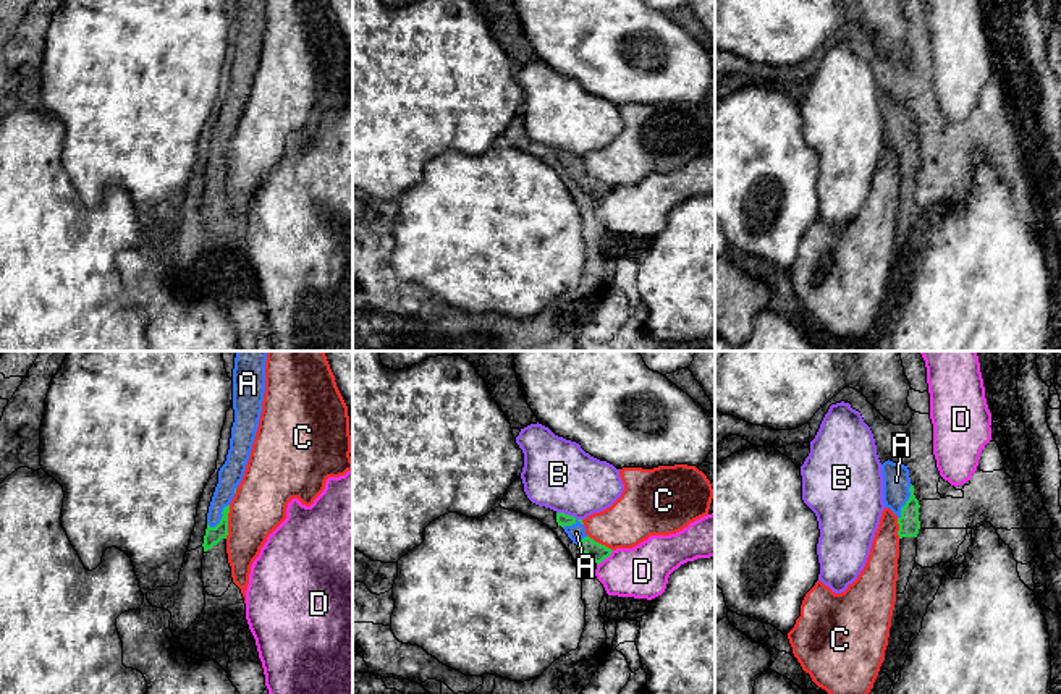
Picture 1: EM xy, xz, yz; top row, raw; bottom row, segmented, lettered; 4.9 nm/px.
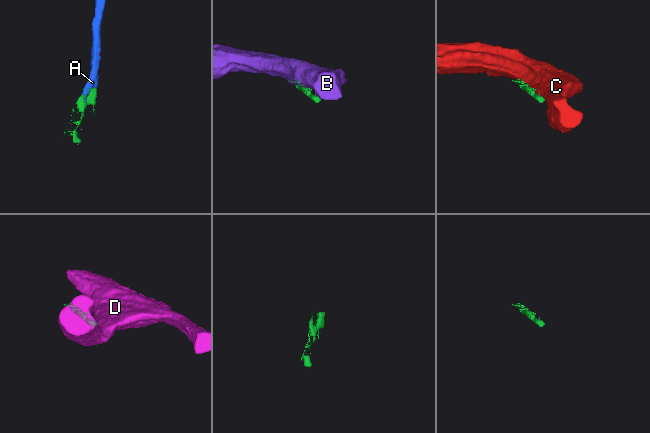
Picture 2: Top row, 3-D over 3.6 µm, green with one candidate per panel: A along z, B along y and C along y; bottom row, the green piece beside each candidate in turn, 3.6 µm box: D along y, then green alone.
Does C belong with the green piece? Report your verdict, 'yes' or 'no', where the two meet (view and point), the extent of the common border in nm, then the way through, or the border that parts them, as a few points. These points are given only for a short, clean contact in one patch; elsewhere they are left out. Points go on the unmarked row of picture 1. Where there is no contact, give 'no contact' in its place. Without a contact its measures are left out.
no; contact xy (227, 159); length 170 nm

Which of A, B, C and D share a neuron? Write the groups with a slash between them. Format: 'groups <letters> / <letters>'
groups A / B / C / D

